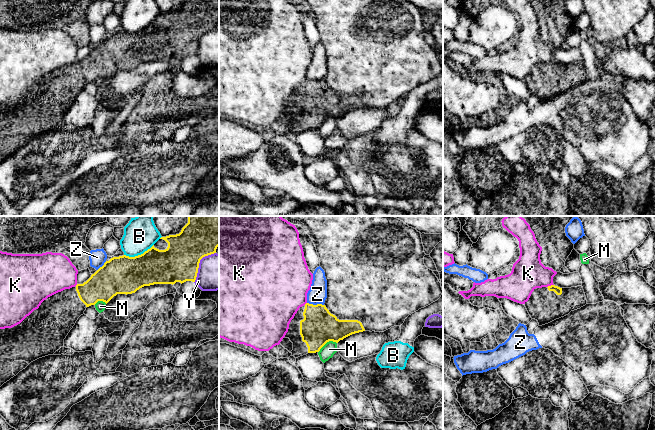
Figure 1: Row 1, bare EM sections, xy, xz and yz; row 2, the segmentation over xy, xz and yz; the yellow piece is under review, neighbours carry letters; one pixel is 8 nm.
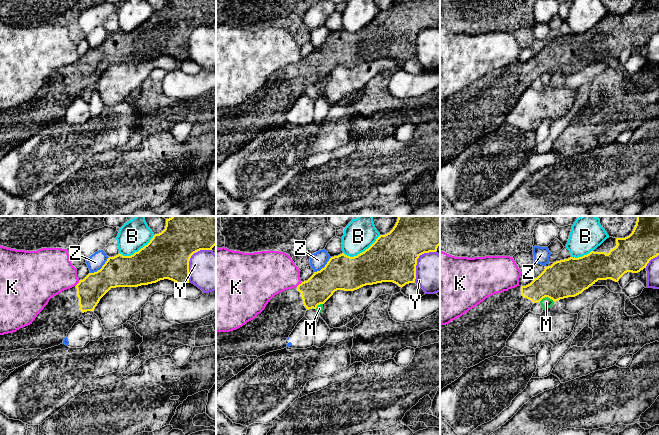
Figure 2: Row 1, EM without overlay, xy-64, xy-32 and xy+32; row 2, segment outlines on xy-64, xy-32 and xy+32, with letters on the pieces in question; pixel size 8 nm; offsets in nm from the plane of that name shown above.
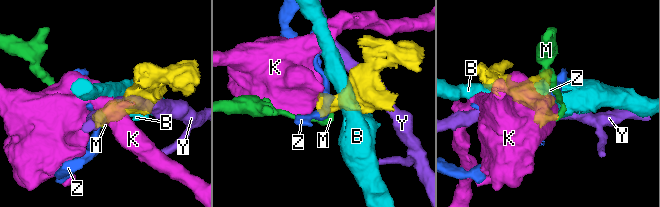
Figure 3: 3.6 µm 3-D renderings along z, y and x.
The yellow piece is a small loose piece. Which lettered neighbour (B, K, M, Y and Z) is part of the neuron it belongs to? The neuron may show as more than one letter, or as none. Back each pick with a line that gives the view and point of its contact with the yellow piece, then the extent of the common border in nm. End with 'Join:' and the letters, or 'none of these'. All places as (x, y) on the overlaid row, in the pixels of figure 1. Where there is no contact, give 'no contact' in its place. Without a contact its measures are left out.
Join: none of these

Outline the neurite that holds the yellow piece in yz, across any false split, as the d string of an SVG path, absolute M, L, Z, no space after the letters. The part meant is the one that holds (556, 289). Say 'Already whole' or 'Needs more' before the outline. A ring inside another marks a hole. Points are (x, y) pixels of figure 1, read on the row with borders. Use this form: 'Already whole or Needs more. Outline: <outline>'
Needs more. Outline: M551 285L534 289L524 305L531 318L537 320L539 326L542 326L586 304L587 300L582 286L560 288Z

